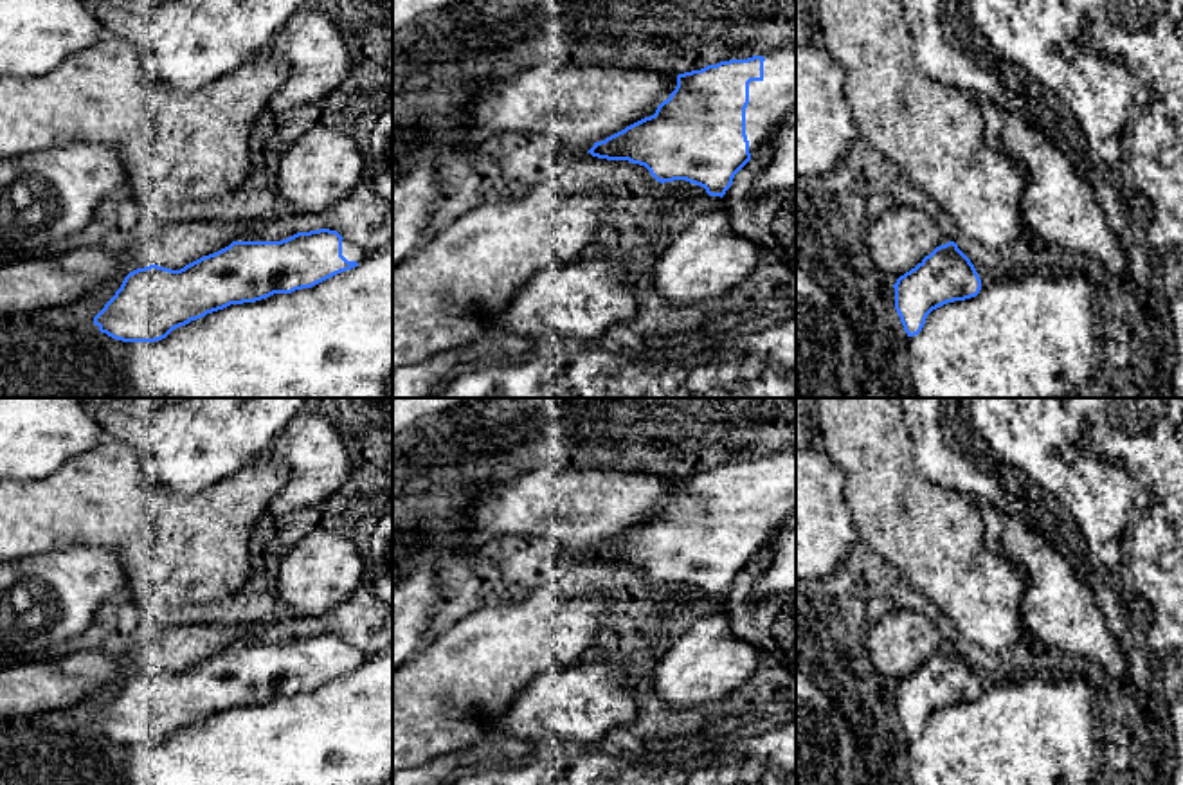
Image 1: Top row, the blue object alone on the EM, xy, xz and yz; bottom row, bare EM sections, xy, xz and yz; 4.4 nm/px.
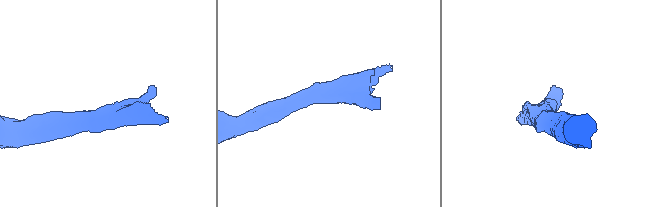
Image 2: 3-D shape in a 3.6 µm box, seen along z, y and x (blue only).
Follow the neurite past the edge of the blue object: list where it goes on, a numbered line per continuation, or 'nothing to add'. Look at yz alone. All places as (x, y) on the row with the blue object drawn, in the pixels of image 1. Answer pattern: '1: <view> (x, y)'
nothing to add

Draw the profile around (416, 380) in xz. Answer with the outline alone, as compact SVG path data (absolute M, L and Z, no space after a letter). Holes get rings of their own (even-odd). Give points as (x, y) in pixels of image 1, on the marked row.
M493 335L474 346L441 351L425 362L393 371L393 398L429 398L432 387L457 364L488 364L495 362L499 356L531 351L537 346L540 344L529 338Z

